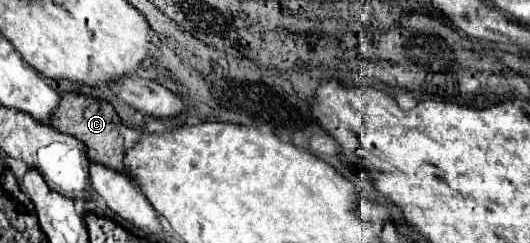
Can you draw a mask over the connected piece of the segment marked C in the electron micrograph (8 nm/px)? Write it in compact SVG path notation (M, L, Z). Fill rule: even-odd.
M64 92L64 94L60 94L60 104L52 118L54 118L54 120L50 120L52 128L56 128L62 134L70 134L70 136L78 138L86 146L88 158L92 158L94 162L106 164L118 172L126 172L126 168L122 164L124 150L126 150L124 138L118 134L120 118L106 100L90 98L90 96L76 94L76 92Z

